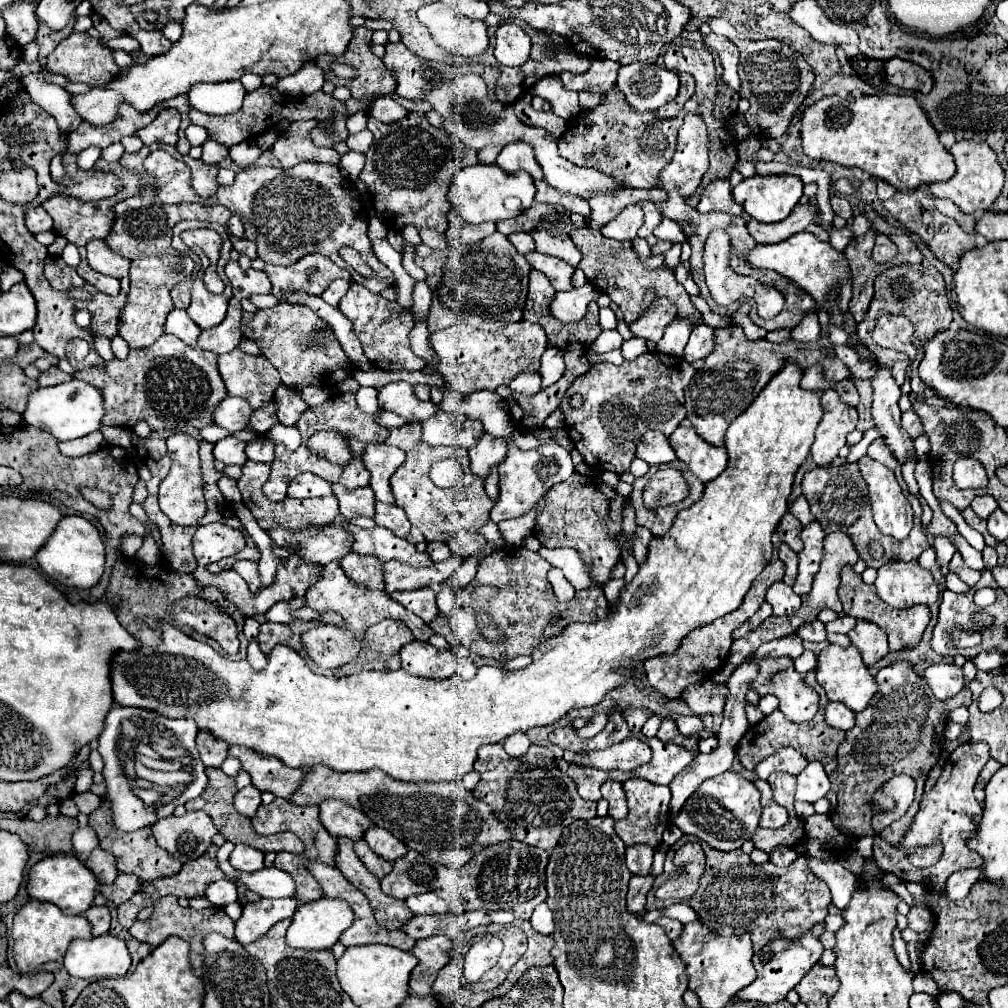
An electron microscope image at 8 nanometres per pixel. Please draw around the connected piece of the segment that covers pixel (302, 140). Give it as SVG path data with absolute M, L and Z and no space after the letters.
M315 120L291 122L289 128L283 134L279 134L271 152L281 162L283 168L293 168L295 164L299 164L303 160L329 162L329 164L339 162L339 154L333 148L323 148L323 146L313 144L313 140L309 136L309 130L315 124L317 124Z

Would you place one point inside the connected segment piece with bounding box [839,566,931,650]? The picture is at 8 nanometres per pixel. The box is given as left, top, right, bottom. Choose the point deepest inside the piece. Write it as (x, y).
(905, 627)

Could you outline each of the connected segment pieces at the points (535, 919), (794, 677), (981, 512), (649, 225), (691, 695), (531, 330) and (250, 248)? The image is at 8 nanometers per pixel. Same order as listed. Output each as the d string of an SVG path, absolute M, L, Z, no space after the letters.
M543 902L539 904L539 908L535 908L533 916L531 916L531 924L537 932L543 932L543 934L553 934L553 916L551 916L551 910L549 906Z
M791 658L763 660L759 676L751 684L761 696L775 694L779 698L781 712L793 722L807 722L819 708L819 696L813 688L807 688L801 674L793 668Z
M977 496L971 503L971 507L980 518L987 519L997 508L997 500L991 496Z
M644 200L640 201L639 206L643 208L644 212L644 223L643 226L638 230L638 236L646 239L653 234L655 228L661 223L662 215L655 208L655 204L652 201Z
M711 682L703 684L693 684L687 688L687 692L681 694L685 698L687 706L693 710L693 714L723 714L725 700L727 700L727 686L715 686Z
M525 320L507 324L495 332L457 324L447 330L433 332L429 336L429 344L439 358L435 368L445 378L445 384L464 396L467 392L483 388L495 390L499 384L509 384L519 372L527 368L539 372L541 354L549 346L543 328L539 324L527 324Z
M233 236L233 244L235 244L235 250L237 250L237 252L247 254L249 258L257 258L255 242L251 242L251 240L247 240L247 238L237 238L237 236Z

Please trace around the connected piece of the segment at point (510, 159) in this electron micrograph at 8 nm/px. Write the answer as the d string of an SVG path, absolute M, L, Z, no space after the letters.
M515 142L509 144L507 148L501 150L501 154L497 156L497 166L505 172L517 172L517 170L525 170L529 172L535 180L543 178L543 170L539 168L539 162L535 160L533 148L525 142Z

